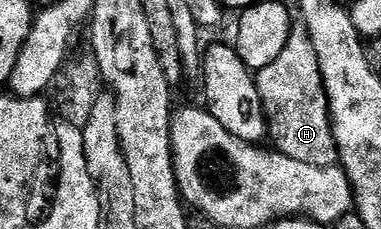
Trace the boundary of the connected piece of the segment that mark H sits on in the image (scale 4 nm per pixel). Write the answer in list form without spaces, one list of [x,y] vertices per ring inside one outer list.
[[[303,26],[293,27],[290,38],[286,38],[286,47],[282,49],[282,54],[278,54],[278,58],[274,58],[274,62],[270,62],[270,66],[259,69],[255,73],[256,89],[262,98],[262,106],[264,107],[264,118],[266,121],[266,136],[270,141],[271,147],[277,152],[286,154],[286,158],[294,158],[298,162],[310,162],[311,164],[335,164],[339,161],[340,155],[336,149],[336,139],[334,138],[334,130],[332,129],[332,115],[328,109],[328,95],[326,94],[326,86],[322,78],[322,70],[318,66],[318,54],[314,54],[314,42],[310,38],[308,29]]]

